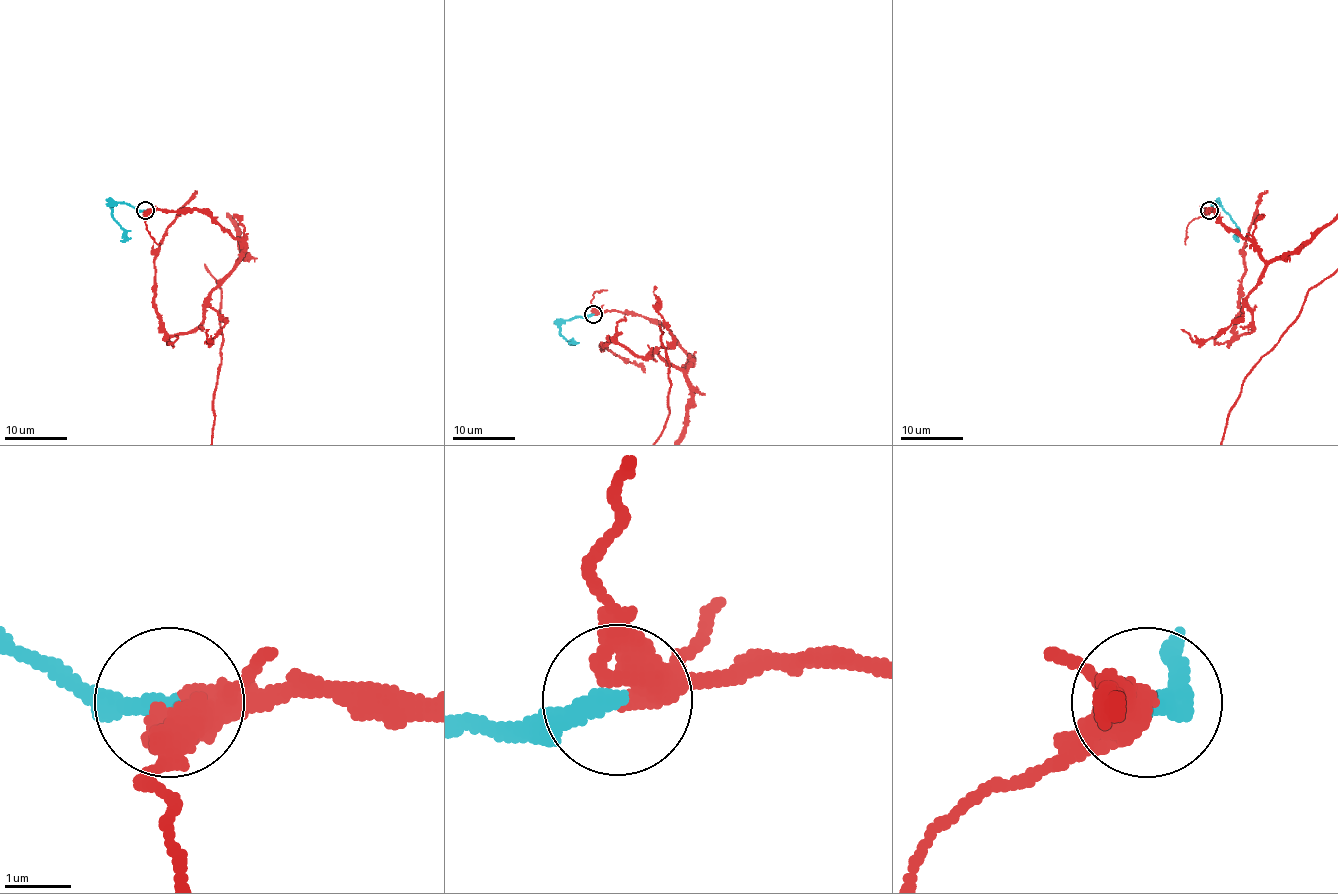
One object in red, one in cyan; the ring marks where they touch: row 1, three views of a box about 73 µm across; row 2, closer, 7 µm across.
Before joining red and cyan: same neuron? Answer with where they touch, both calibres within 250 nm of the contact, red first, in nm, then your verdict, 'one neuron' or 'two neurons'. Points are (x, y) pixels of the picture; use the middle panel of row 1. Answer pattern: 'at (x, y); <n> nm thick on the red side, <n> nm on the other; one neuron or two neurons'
at (593, 314); 360 nm thick on the red side, 320 nm on the other; one neuron

